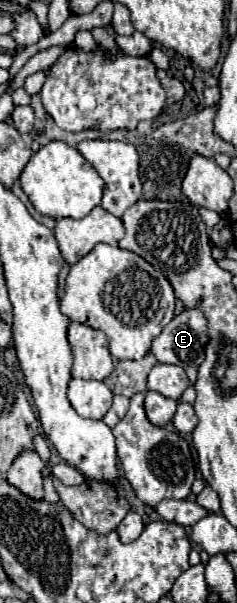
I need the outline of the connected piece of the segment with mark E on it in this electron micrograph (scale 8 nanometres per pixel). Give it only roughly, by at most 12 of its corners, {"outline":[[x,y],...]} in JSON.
{"outline":[[200,305],[182,313],[152,341],[160,363],[198,369],[208,345]]}

